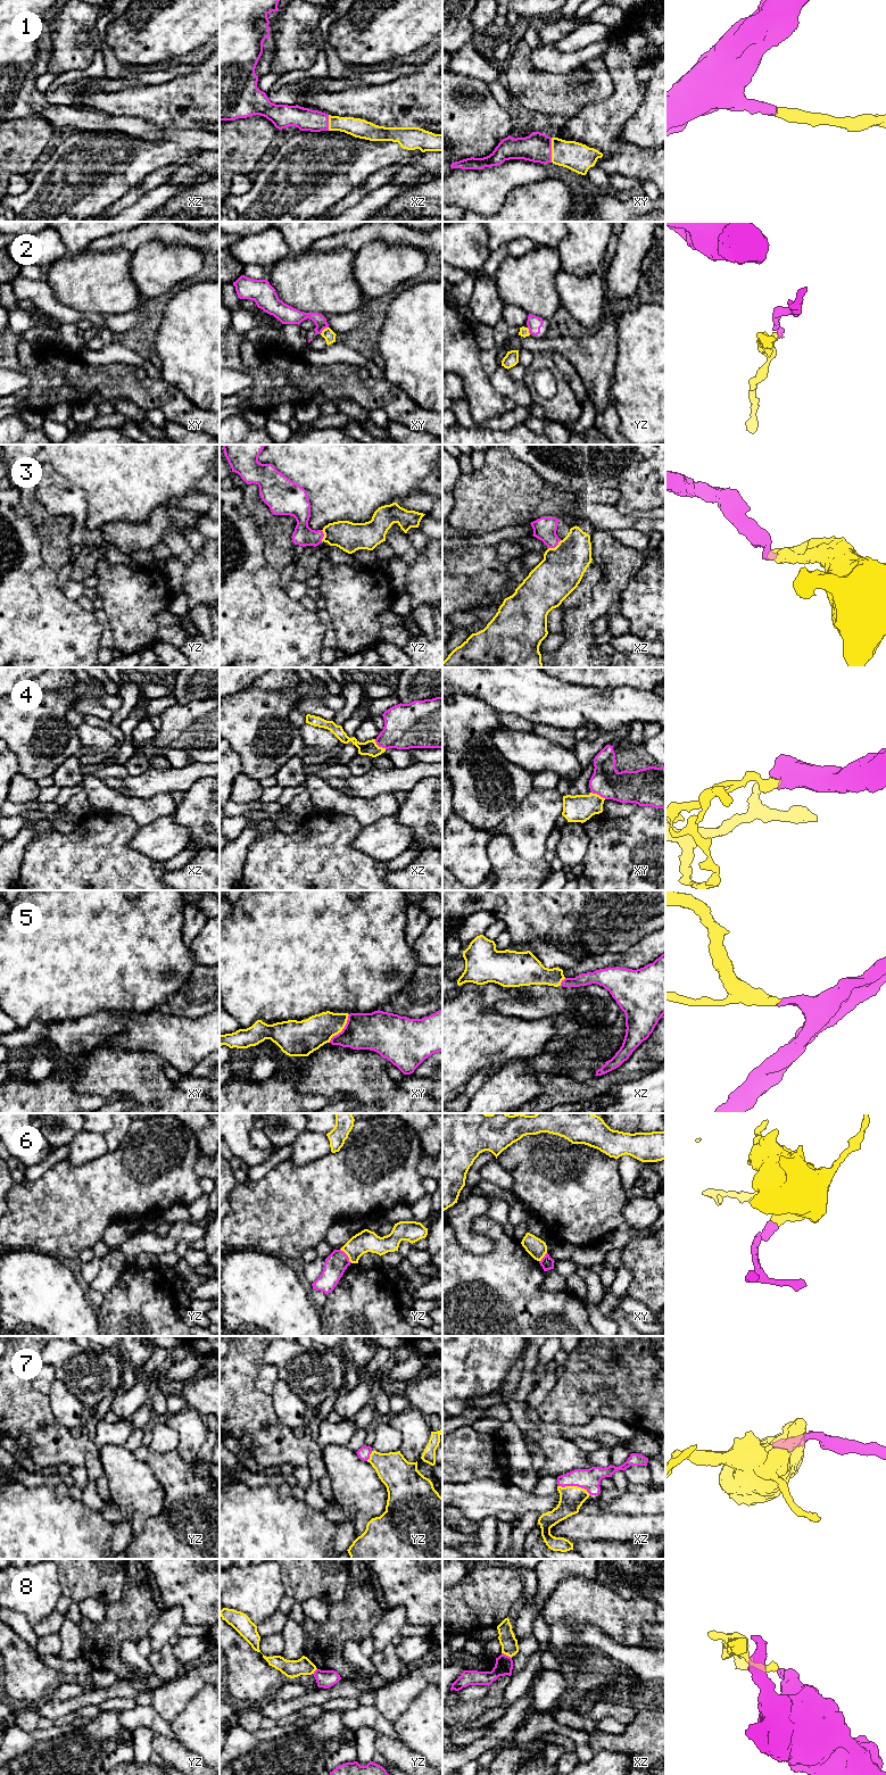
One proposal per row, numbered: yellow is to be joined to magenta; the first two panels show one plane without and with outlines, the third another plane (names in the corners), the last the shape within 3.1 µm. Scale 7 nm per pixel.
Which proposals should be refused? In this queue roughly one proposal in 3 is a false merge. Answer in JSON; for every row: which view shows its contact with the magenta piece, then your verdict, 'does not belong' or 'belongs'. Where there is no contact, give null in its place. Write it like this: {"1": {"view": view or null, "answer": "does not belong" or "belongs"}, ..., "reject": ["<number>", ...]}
{"1": {"view": "xy", "answer": "belongs"}, "2": {"view": "xy", "answer": "does not belong"}, "3": {"view": "xz", "answer": "belongs"}, "4": {"view": "xz", "answer": "does not belong"}, "5": {"view": "xy", "answer": "belongs"}, "6": {"view": "yz", "answer": "does not belong"}, "7": {"view": "xz", "answer": "belongs"}, "8": {"view": "xz", "answer": "does not belong"}, "reject": ["2", "4", "6", "8"]}

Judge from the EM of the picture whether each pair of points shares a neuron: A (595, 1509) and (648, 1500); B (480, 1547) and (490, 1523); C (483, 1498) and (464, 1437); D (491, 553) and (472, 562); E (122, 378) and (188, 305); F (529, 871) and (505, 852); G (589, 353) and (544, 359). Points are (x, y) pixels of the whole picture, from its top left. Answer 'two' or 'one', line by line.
A: one
B: one
C: two
D: one
E: two
F: one
G: two

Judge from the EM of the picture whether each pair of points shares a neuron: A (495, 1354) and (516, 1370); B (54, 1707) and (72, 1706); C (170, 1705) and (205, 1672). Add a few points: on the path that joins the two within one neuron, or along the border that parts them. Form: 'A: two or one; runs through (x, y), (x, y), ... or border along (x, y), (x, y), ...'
A: two; border along (523, 1351), (505, 1380), (504, 1392)
B: one; runs through (58, 1707), (67, 1706)
C: one; runs through (179, 1695), (196, 1678)

